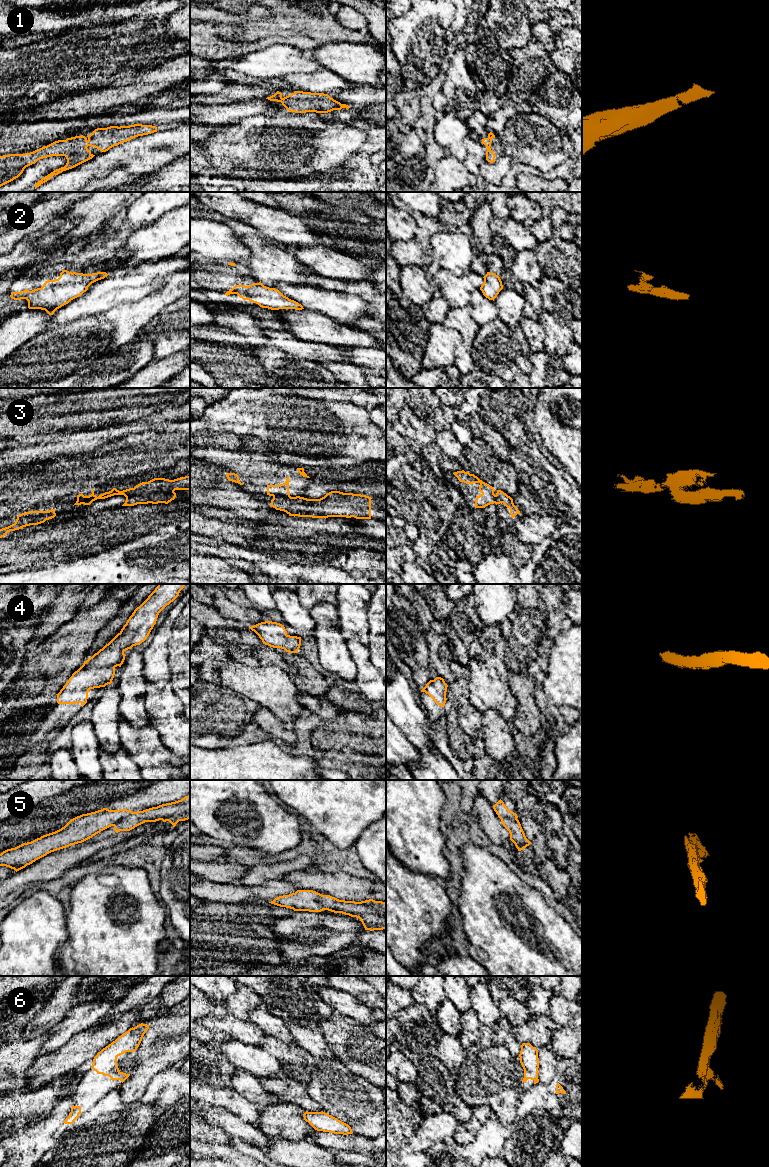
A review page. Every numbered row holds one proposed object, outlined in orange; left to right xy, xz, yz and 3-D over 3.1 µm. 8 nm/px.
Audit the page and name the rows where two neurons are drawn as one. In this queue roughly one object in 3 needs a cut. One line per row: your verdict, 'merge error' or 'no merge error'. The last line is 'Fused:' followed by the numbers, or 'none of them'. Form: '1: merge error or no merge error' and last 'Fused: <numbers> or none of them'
1: no merge error
2: no merge error
3: merge error
4: no merge error
5: merge error
6: no merge error
Fused: 3, 5

